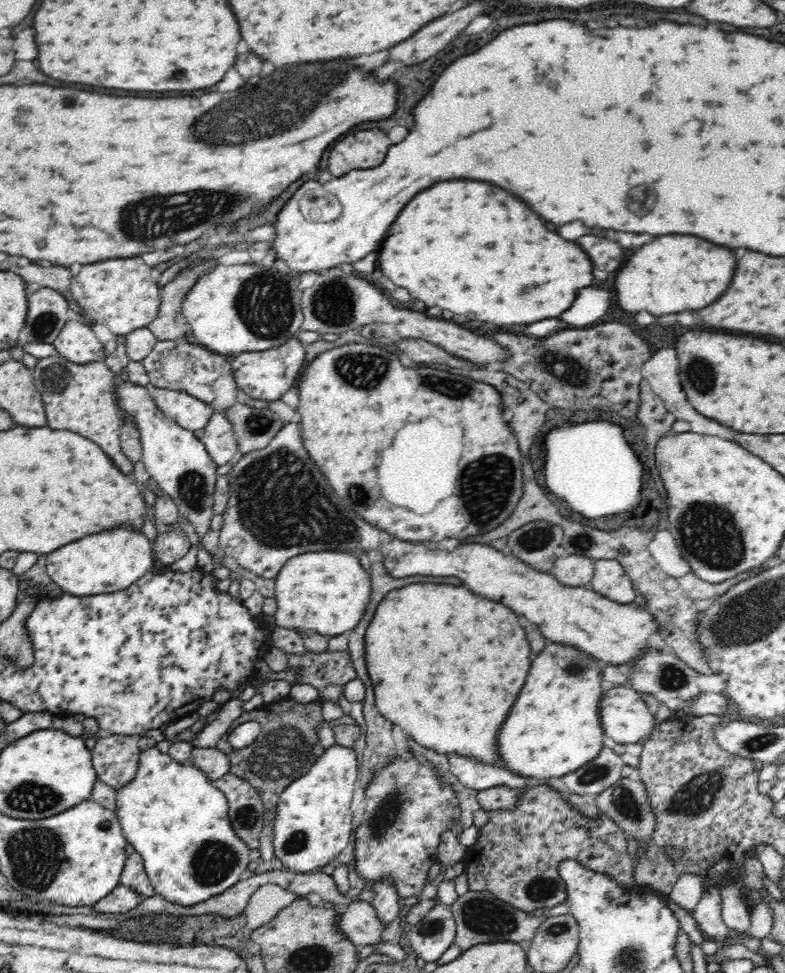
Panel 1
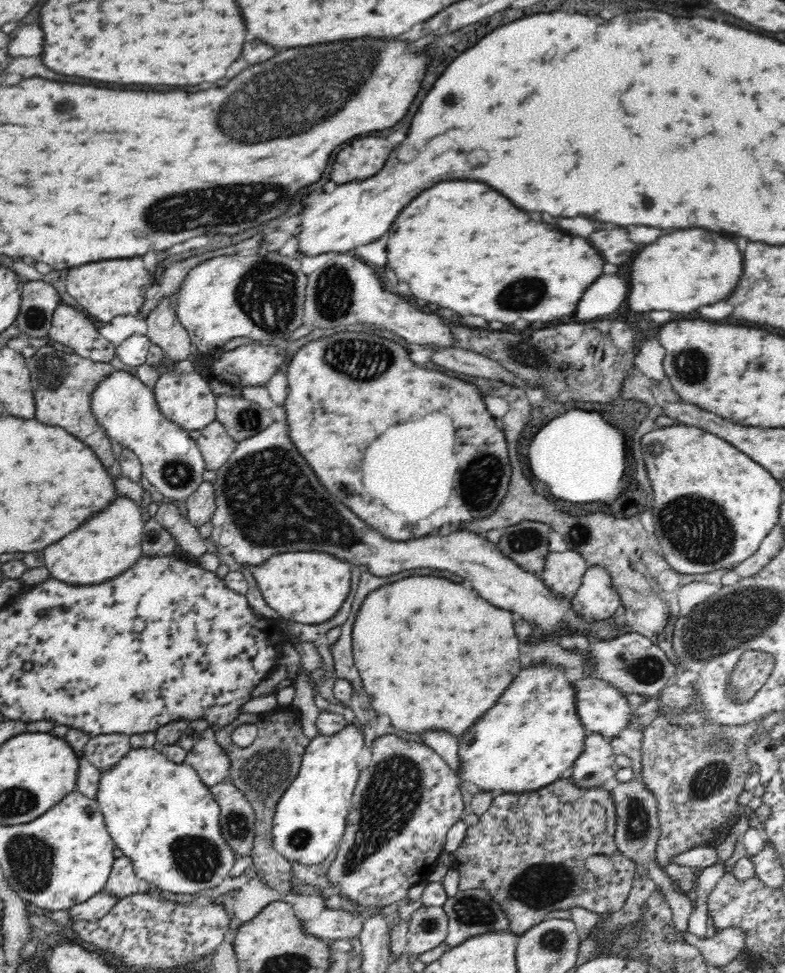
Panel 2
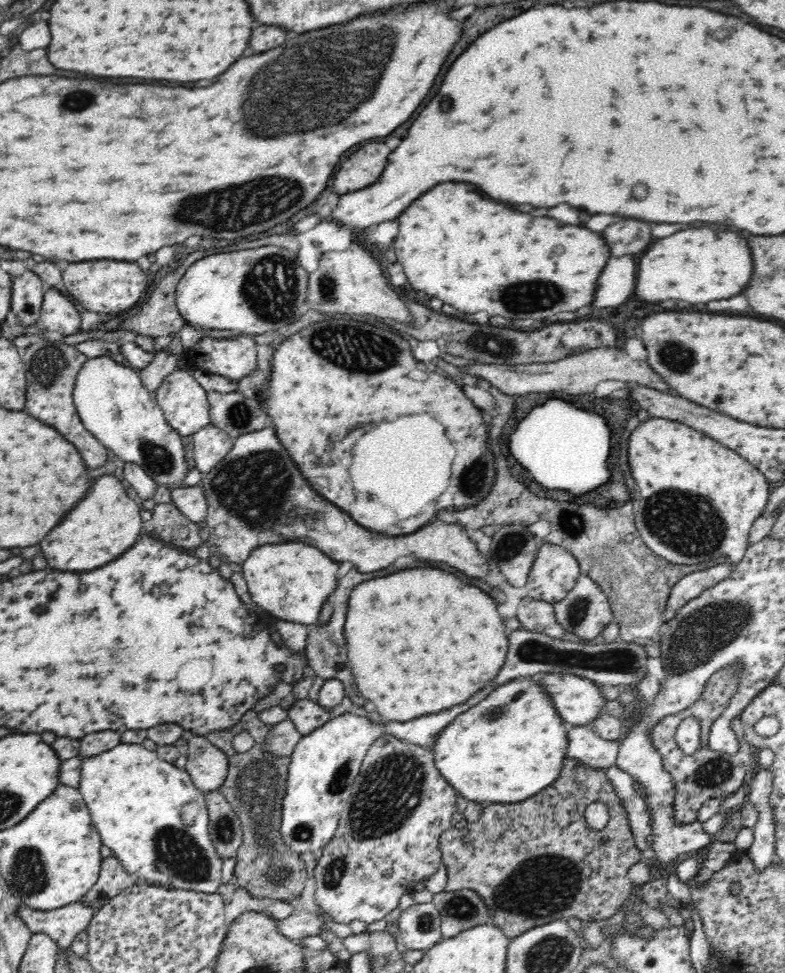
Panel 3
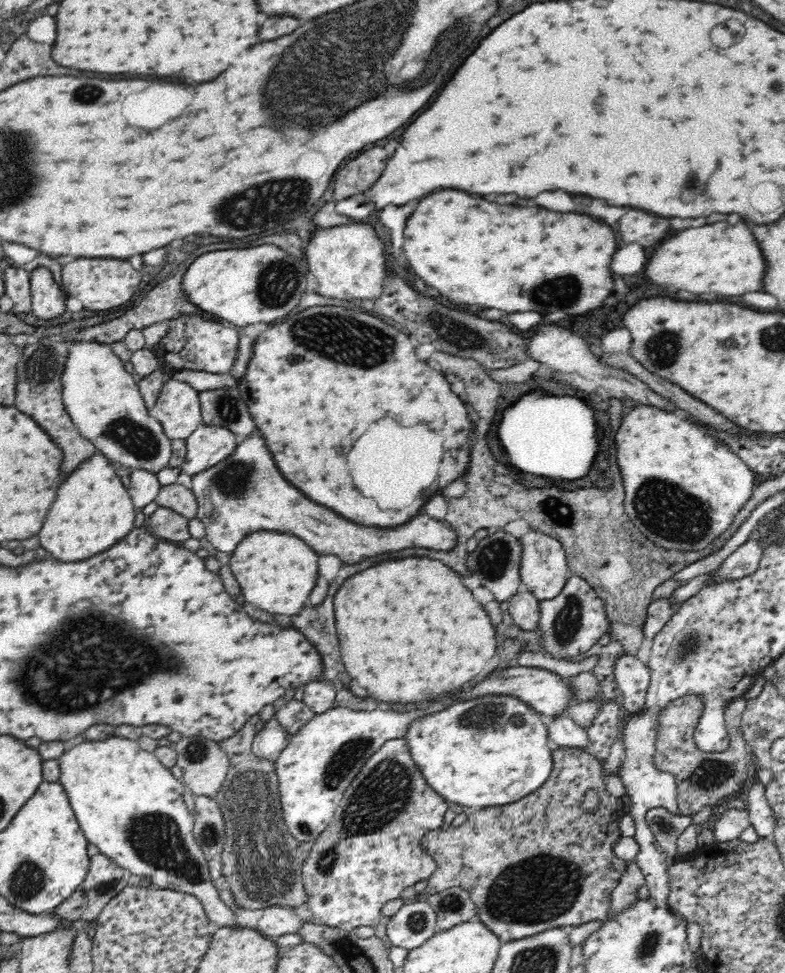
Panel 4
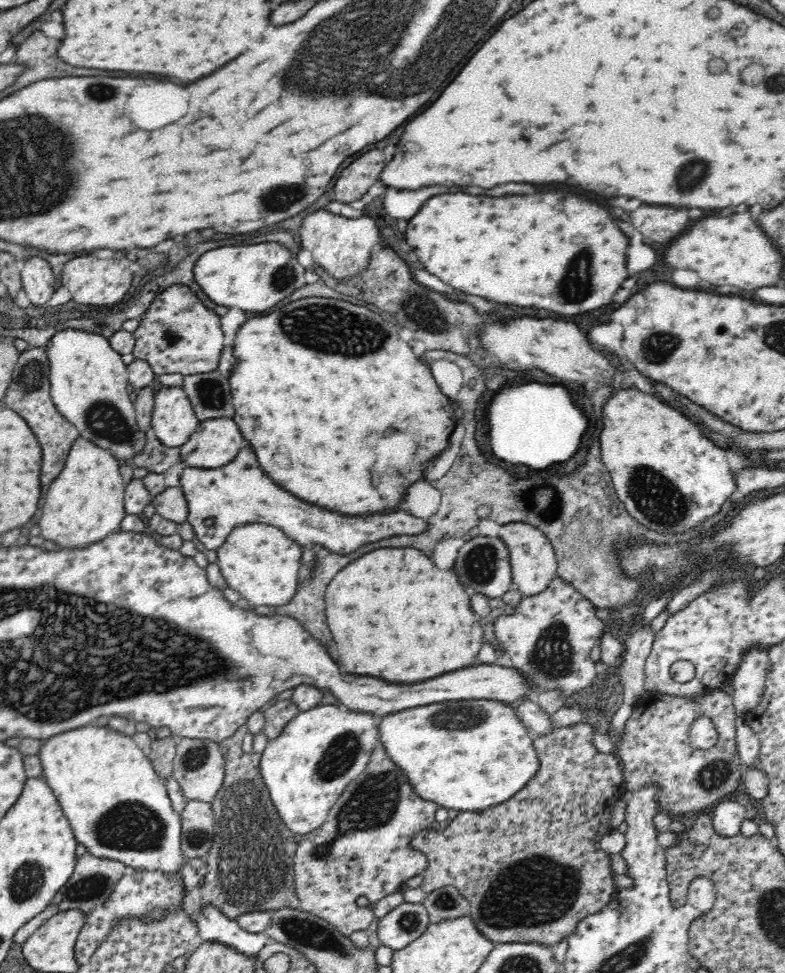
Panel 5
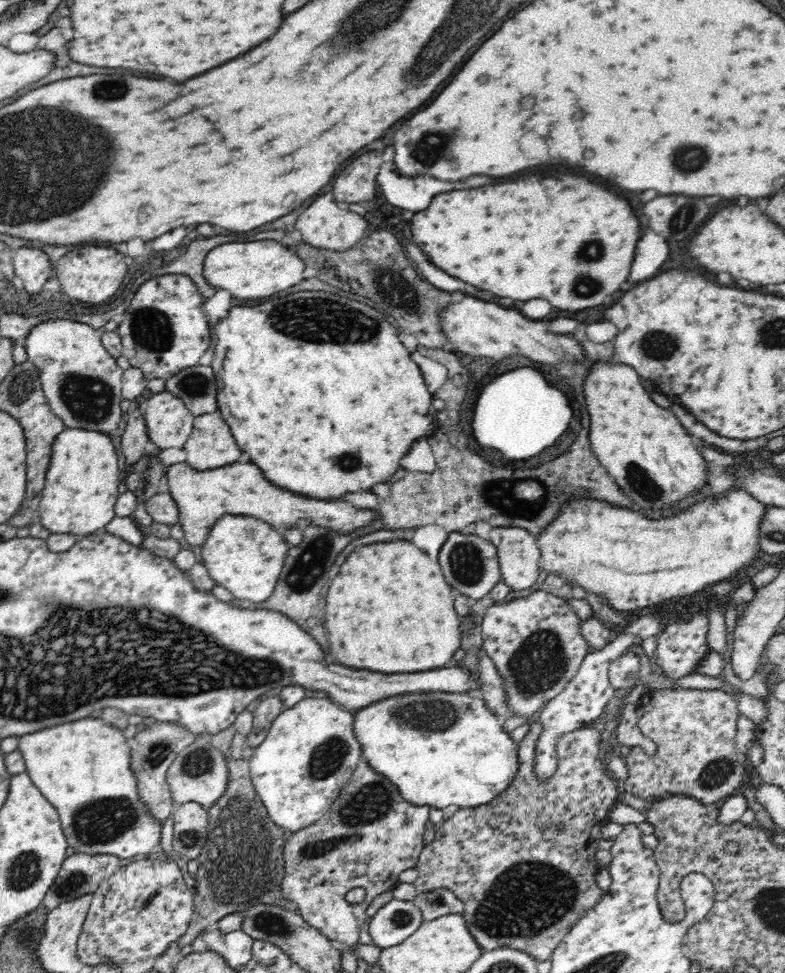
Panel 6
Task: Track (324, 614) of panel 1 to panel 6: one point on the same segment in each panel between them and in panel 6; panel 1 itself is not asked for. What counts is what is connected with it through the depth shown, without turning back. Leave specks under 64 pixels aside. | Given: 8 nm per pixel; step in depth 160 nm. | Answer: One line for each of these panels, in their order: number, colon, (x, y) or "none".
2: (308, 587)
3: (291, 581)
4: (276, 571)
5: (259, 561)
6: (243, 554)

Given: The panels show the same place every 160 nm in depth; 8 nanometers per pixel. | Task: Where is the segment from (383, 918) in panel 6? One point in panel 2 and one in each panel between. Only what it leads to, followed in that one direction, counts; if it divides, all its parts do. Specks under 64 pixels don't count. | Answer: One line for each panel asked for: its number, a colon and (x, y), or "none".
2: (427, 928)
3: (419, 928)
4: (414, 923)
5: (403, 924)

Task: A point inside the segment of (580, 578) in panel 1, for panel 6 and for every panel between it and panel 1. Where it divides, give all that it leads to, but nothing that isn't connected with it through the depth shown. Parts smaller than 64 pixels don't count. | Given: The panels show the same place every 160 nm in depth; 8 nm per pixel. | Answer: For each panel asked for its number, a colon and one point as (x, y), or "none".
2: (563, 571)
3: (554, 572)
4: (543, 568)
5: (532, 560)
6: (518, 554)

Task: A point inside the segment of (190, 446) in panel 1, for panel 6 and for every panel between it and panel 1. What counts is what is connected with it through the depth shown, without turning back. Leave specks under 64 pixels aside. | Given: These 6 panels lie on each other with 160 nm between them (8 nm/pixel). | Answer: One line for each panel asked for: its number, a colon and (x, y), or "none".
2: (124, 407)
3: (113, 405)
4: (102, 399)
5: (88, 379)
6: (82, 383)

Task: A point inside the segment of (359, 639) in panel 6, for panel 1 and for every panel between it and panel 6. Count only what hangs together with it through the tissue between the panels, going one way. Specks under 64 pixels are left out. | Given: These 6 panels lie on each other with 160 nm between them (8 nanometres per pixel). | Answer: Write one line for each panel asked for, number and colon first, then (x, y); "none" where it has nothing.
1: (432, 650)
2: (420, 621)
3: (420, 640)
4: (409, 631)
5: (416, 622)

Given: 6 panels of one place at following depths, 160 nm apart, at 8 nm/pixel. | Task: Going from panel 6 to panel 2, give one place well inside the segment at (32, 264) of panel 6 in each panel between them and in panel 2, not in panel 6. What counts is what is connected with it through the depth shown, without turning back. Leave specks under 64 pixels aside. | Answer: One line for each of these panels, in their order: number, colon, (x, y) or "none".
2: (71, 326)
3: (57, 313)
4: (48, 301)
5: (37, 279)

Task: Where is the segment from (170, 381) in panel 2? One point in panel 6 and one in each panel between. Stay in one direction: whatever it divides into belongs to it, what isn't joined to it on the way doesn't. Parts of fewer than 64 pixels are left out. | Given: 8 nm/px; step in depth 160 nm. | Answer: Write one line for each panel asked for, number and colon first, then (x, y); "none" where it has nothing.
3: (183, 400)
4: (177, 410)
5: (173, 422)
6: (169, 423)

